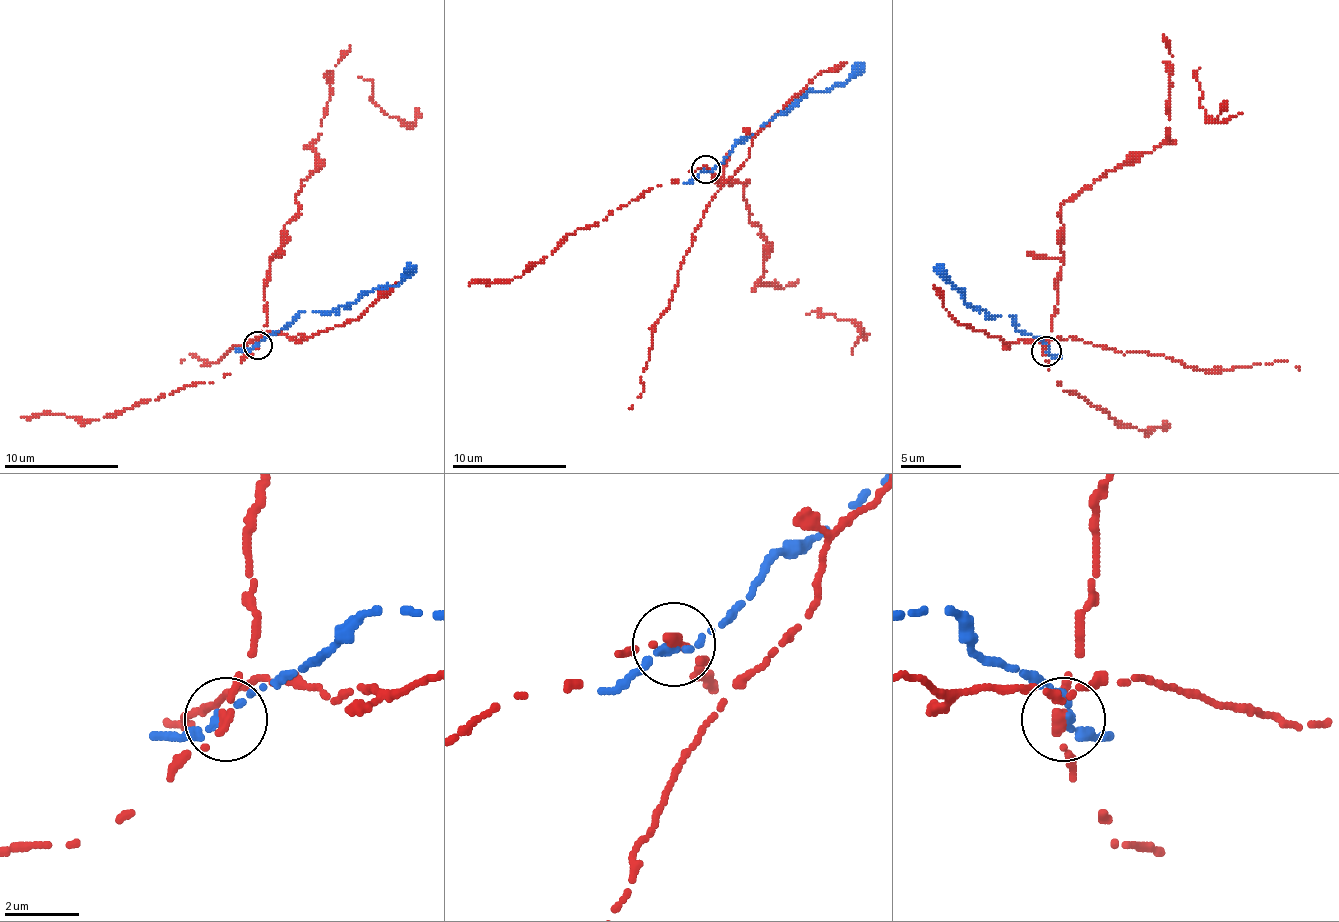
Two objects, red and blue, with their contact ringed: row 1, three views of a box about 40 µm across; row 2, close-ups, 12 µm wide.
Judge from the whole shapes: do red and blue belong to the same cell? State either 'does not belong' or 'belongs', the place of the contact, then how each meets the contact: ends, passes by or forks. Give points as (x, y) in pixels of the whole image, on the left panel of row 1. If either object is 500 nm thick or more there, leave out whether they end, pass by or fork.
does not belong; at (258, 345); red passes by; blue passes by

